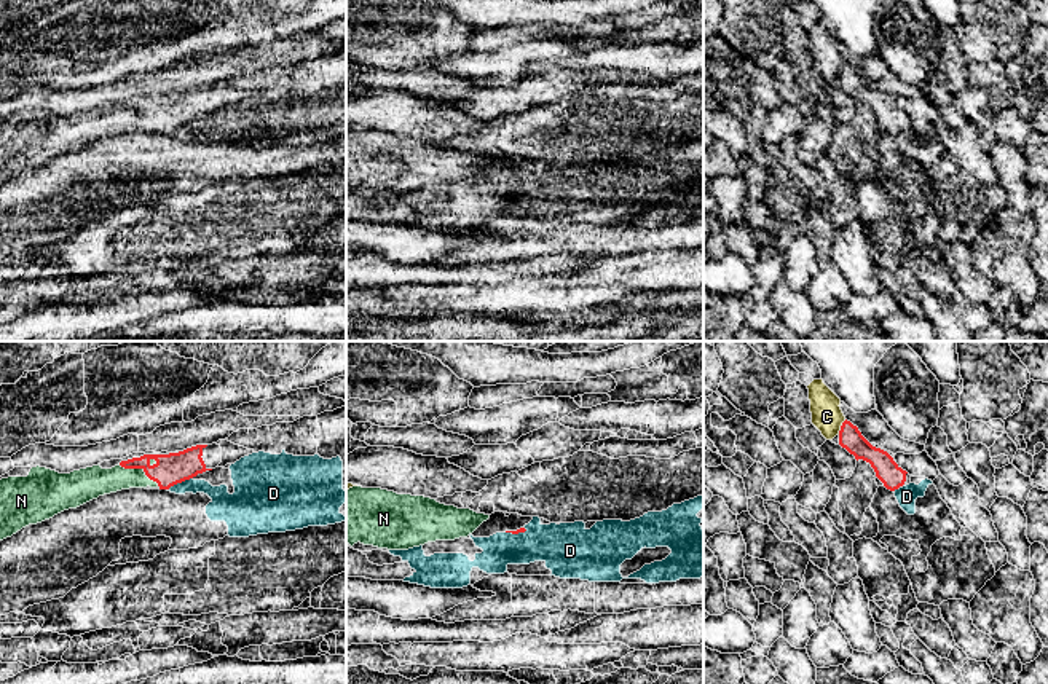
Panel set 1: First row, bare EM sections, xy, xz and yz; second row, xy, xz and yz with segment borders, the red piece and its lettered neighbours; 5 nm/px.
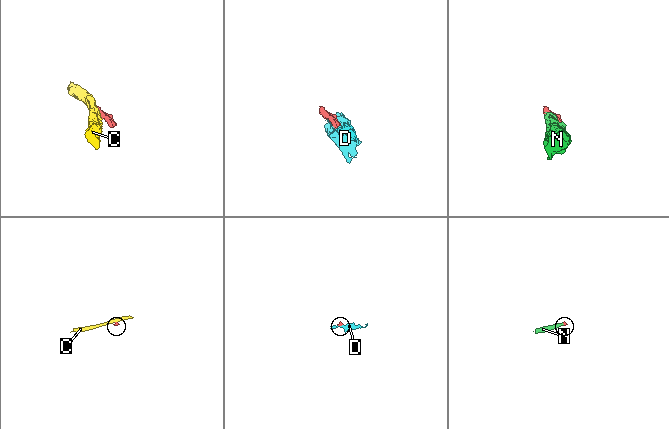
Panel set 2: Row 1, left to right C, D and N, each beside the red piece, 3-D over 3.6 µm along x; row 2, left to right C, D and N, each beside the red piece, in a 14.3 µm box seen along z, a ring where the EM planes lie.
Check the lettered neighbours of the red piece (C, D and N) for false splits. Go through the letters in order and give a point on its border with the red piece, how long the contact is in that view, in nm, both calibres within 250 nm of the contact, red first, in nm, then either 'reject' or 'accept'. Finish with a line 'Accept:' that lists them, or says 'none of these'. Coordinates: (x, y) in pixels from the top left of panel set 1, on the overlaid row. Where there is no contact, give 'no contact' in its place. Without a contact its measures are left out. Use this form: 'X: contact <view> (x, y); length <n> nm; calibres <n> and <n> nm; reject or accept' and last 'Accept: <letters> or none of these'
C: contact yz (841, 428); length 90 nm; calibres 120 and 160 nm; reject
D: contact xy (179, 482); length 140 nm; calibres 160 and 120 nm; reject
N: contact xy (139, 467); length 240 nm; calibres 160 and 160 nm; accept
Accept: N

